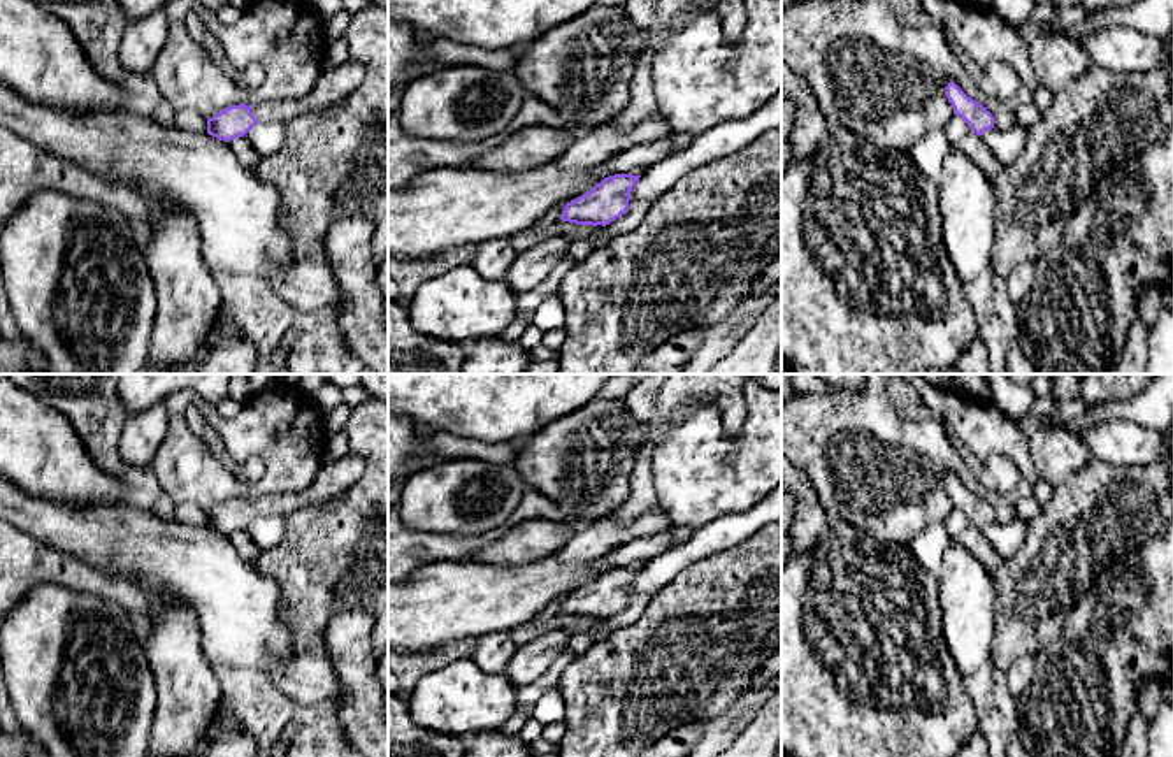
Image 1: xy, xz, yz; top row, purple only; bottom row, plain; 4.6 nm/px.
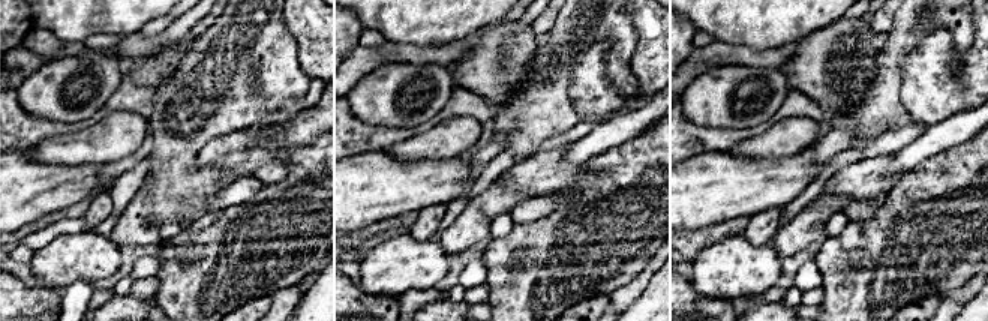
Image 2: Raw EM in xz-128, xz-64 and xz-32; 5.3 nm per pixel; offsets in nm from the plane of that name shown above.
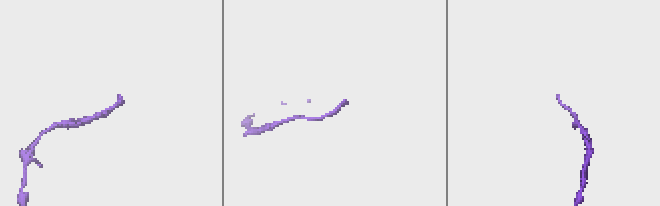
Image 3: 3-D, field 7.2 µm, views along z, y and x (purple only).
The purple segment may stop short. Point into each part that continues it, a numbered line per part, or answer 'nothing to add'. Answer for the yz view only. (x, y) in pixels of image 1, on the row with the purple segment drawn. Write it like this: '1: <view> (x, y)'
1: yz (1003, 122)

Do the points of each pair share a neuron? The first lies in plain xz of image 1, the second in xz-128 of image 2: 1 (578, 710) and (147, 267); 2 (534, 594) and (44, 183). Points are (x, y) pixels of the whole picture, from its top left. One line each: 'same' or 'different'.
1: different
2: same

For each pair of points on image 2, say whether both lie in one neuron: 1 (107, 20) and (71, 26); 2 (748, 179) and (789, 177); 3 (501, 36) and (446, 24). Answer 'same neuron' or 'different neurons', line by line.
1: same neuron
2: same neuron
3: different neurons

